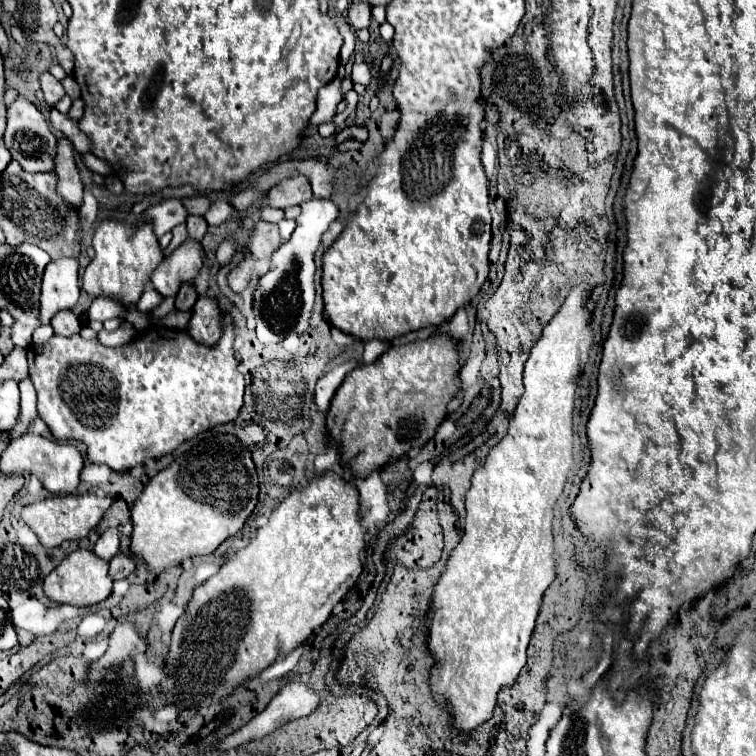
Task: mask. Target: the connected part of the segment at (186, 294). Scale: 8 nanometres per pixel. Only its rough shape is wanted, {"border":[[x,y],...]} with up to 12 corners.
{"border":[[186,283],[176,295],[178,309],[190,309],[198,295]]}

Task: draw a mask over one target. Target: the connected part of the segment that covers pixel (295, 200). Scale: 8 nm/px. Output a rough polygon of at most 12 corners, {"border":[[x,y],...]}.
{"border":[[296,175],[268,193],[270,207],[300,205],[312,197],[310,179]]}

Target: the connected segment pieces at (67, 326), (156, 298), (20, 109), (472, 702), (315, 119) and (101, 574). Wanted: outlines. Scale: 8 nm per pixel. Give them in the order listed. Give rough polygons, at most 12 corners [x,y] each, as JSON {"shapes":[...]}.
{"shapes":[[[70,309],[50,323],[62,337],[80,333],[80,317]],[[145,285],[136,308],[151,312],[164,297],[151,286]],[[18,97],[4,141],[24,171],[54,171],[58,141],[44,115]],[[584,279],[532,347],[434,585],[462,735],[526,665],[594,343]],[[336,77],[318,93],[318,109],[310,127],[332,121],[336,105],[342,101]],[[76,549],[44,579],[50,601],[108,599],[108,561]]]}

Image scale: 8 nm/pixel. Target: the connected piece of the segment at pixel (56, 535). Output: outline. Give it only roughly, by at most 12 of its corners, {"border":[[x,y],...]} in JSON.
{"border":[[54,495],[22,509],[44,547],[82,539],[110,497]]}

